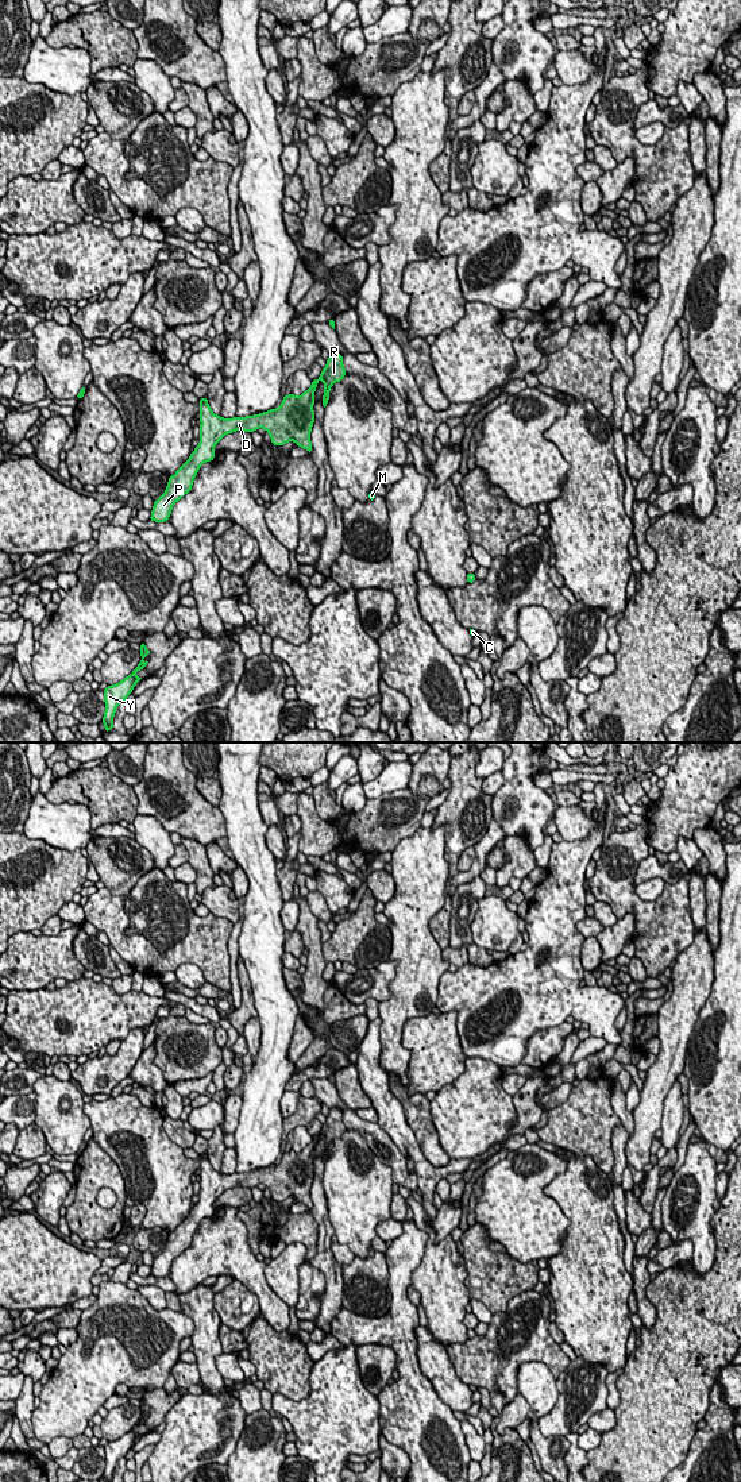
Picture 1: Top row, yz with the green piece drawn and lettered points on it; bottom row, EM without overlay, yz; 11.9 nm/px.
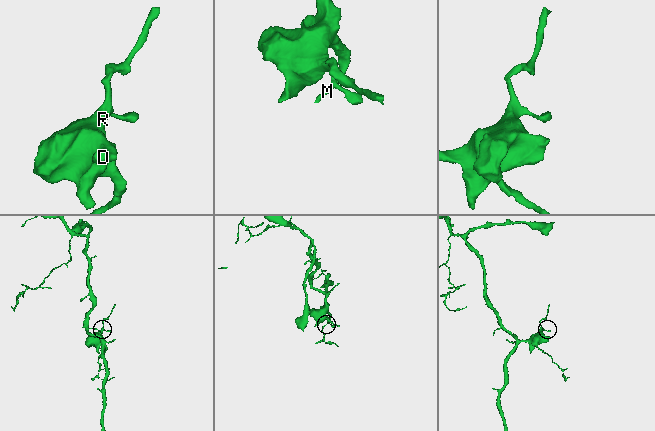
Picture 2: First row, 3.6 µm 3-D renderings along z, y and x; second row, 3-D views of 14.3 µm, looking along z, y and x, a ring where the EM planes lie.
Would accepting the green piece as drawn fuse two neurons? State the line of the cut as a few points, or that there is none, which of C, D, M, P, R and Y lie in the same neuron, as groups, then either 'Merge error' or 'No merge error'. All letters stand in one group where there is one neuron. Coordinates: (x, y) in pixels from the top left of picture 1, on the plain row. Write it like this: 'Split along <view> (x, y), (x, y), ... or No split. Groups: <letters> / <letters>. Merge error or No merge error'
No split. Groups: C D M P R Y. No merge error

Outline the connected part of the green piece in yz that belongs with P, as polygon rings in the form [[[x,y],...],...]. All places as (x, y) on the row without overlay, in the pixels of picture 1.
[[[333,1107],[329,1109],[320,1132],[312,1136],[312,1142],[305,1149],[300,1153],[293,1149],[285,1151],[277,1165],[256,1172],[223,1174],[212,1168],[207,1153],[200,1154],[200,1200],[177,1228],[169,1234],[163,1251],[154,1257],[150,1275],[155,1278],[169,1277],[174,1259],[192,1246],[201,1220],[213,1216],[215,1201],[227,1189],[235,1186],[254,1188],[260,1182],[269,1188],[274,1201],[279,1203],[292,1196],[298,1203],[312,1208],[310,1186],[314,1177],[313,1159],[317,1138],[324,1138],[325,1147],[321,1158],[325,1163],[332,1141],[340,1138],[344,1131],[343,1112]]]

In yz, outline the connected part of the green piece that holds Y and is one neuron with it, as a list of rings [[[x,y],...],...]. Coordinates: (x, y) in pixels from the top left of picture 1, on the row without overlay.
[[[144,1398],[140,1400],[140,1419],[139,1421],[132,1427],[131,1431],[124,1433],[121,1437],[108,1442],[104,1446],[104,1456],[105,1456],[105,1469],[104,1469],[104,1482],[113,1482],[113,1471],[115,1467],[121,1456],[126,1456],[127,1452],[132,1448],[135,1440],[142,1435],[138,1433],[135,1429],[140,1425],[144,1425],[148,1417],[143,1417],[143,1415],[151,1408],[146,1404]]]

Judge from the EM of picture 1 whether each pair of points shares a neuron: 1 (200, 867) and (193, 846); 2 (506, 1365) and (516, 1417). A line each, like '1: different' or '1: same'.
1: same
2: different

